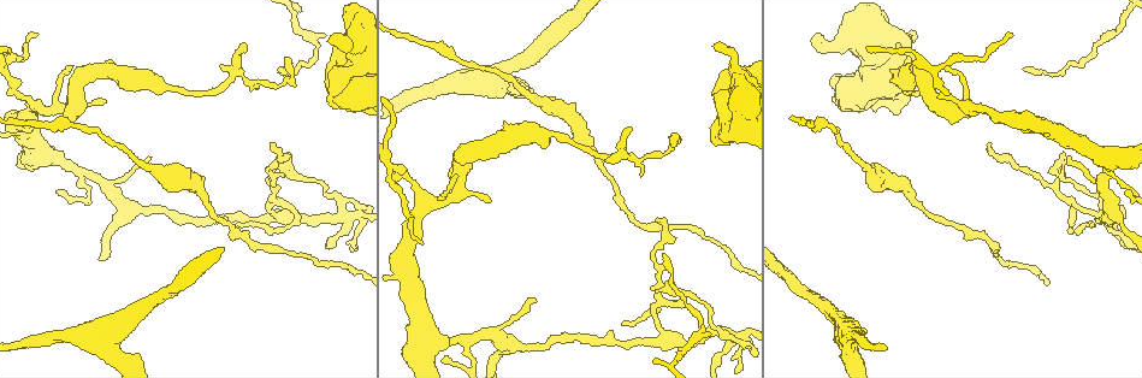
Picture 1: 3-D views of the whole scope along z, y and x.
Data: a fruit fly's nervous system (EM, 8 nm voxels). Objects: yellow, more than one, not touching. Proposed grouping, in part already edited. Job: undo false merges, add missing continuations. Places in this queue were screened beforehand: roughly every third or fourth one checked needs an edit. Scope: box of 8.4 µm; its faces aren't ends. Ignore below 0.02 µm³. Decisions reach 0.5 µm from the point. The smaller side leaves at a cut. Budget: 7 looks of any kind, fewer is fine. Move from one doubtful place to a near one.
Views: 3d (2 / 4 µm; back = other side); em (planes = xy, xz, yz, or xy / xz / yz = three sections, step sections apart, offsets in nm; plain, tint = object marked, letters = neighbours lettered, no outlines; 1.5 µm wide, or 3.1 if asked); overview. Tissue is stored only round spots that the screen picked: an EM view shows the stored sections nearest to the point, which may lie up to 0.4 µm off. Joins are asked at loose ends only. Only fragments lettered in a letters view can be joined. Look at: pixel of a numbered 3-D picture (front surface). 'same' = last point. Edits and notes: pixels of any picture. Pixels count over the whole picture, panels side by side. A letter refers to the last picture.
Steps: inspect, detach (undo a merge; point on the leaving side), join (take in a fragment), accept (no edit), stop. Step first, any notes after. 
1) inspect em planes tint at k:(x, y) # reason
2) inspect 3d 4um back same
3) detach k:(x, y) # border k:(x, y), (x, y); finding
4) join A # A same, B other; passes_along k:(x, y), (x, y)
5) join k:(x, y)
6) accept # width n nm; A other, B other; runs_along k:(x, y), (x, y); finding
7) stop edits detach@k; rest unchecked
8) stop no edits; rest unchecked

inspect em xz step 4 tint at 1:(515, 342) # sharp bend

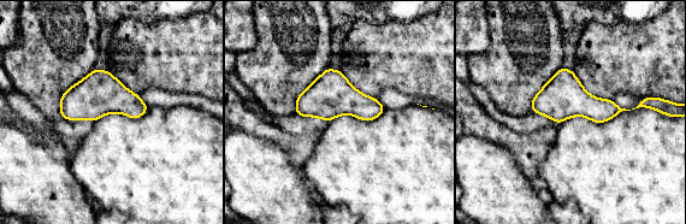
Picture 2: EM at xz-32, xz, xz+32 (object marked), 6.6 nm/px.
inspect em planes letters same # cut it another way

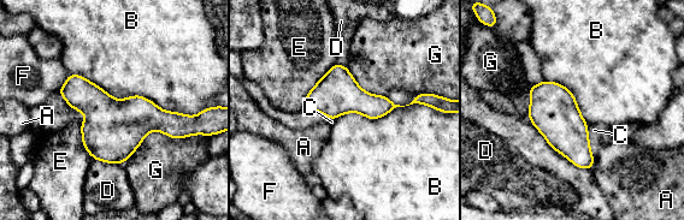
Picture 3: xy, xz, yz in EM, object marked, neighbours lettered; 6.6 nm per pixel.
accept # A other, B other, C other, D other, E other, F other, G other; border 3:(202, 134), (149, 131), (122, 162); one neuron here

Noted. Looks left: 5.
inspect em planes letters at 1:(90, 335)

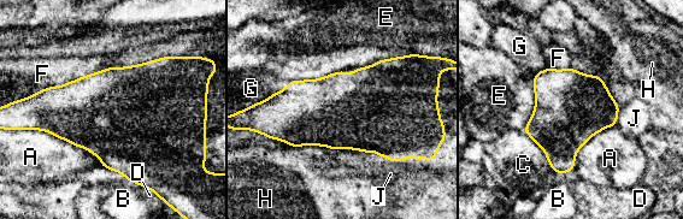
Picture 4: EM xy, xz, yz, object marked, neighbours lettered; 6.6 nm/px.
accept # A other, B other, C other, D other, E other, F other, G other, H other, J other; continuous, no second neuron

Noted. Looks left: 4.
inspect em planes letters at 1:(328, 63) # an open end

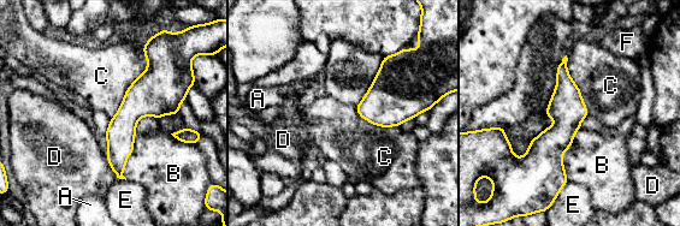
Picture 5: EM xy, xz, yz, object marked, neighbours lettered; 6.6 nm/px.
accept # A other, B other, C other, D other, E other, F other; runs_along 5:(149, 53), (119, 174); none of them fits

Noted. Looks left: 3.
stop no edits; rest unchecked

